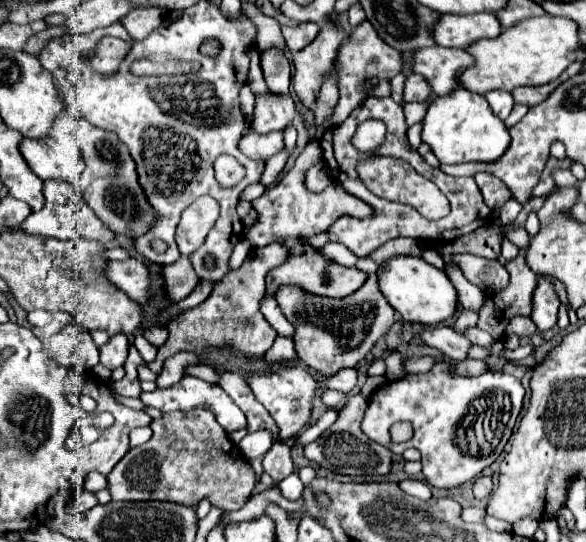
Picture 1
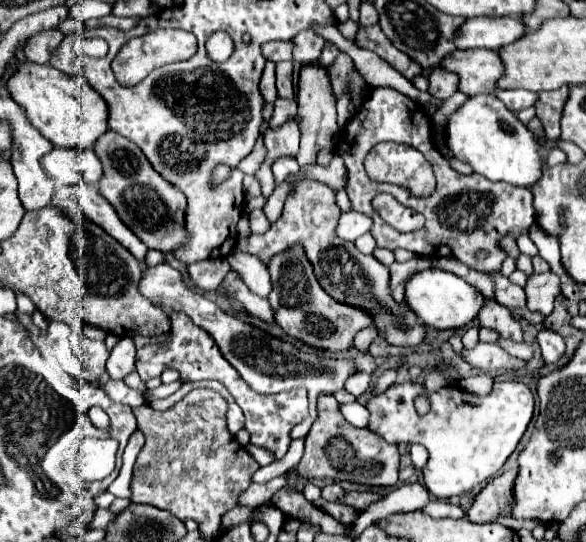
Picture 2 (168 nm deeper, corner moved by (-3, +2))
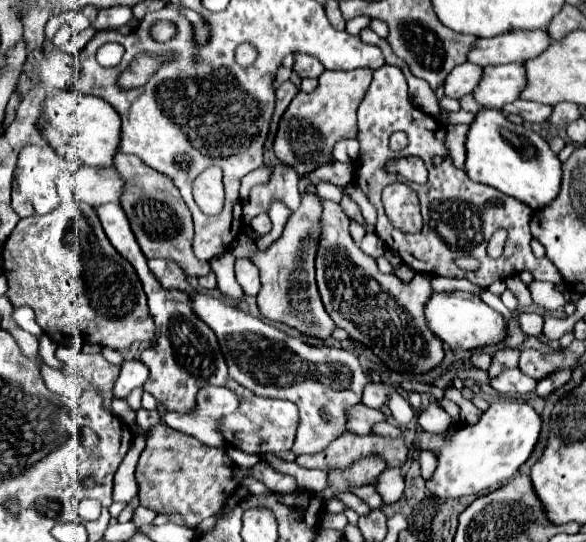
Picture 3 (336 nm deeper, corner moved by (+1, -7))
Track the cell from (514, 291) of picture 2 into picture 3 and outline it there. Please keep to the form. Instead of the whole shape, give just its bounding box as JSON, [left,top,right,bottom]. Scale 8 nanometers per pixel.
[519,311,543,335]

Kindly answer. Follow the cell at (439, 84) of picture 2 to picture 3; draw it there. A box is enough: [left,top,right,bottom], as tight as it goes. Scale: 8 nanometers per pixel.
[445,63,481,99]

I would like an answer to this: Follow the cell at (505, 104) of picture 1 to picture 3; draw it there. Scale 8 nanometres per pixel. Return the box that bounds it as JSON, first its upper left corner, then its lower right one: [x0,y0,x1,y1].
[503,99,553,123]

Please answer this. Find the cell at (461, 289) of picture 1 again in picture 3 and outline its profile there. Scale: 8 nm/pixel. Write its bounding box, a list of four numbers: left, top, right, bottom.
[489,347,519,375]

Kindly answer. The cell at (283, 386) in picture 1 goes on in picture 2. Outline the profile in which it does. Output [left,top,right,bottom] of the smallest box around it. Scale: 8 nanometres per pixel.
[139,264,357,438]

